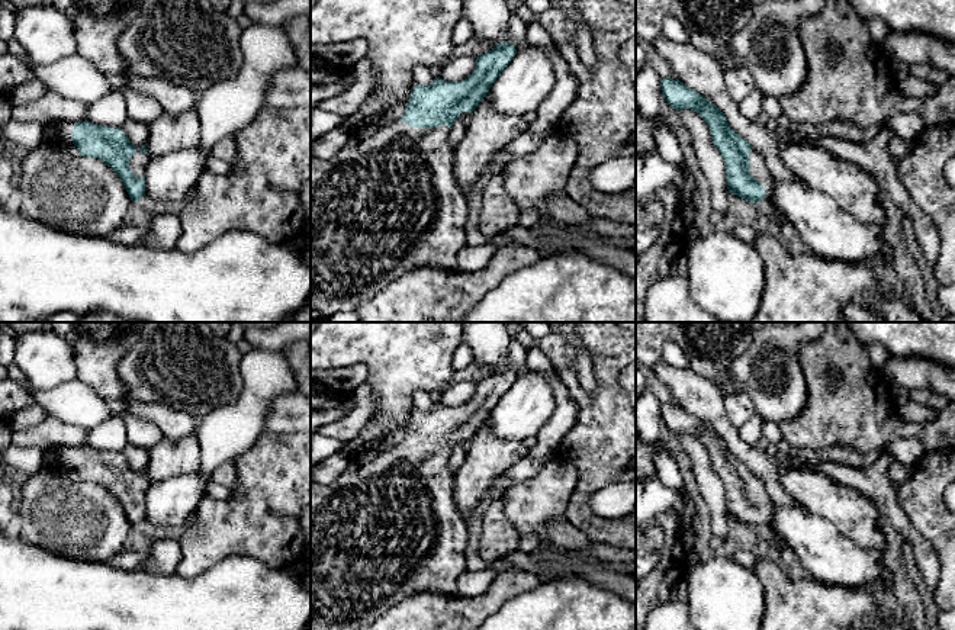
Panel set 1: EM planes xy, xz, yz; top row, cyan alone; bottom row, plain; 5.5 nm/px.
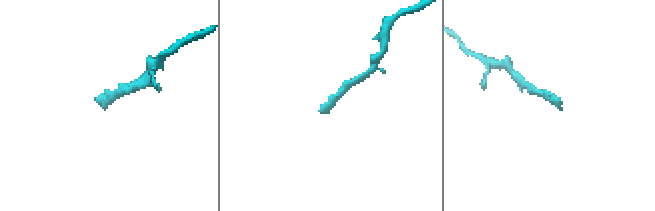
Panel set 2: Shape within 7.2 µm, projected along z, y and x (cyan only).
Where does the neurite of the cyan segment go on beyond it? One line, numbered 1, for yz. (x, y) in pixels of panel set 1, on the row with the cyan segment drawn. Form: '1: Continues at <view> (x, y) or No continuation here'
1: Continues at yz (758, 170)

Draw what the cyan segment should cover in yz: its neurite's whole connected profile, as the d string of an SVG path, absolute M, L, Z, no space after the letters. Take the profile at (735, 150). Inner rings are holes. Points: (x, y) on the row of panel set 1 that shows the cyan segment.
M660 80L660 90L673 109L691 109L705 120L711 139L724 160L729 192L753 203L769 200L775 189L774 176L762 154L730 128L724 113L679 80Z

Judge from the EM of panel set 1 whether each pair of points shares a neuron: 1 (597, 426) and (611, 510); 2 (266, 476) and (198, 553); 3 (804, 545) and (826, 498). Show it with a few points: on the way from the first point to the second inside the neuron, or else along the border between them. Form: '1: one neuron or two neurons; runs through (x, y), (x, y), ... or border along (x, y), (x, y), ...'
1: two neurons; border along (620, 482), (592, 494), (589, 507), (595, 514)
2: one neuron; runs through (256, 495), (216, 534)
3: two neurons; border along (801, 505), (826, 518), (845, 537)

